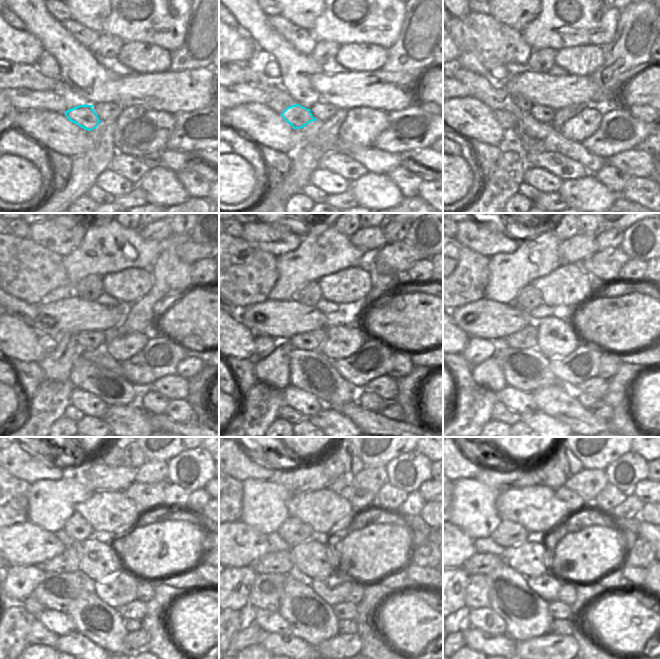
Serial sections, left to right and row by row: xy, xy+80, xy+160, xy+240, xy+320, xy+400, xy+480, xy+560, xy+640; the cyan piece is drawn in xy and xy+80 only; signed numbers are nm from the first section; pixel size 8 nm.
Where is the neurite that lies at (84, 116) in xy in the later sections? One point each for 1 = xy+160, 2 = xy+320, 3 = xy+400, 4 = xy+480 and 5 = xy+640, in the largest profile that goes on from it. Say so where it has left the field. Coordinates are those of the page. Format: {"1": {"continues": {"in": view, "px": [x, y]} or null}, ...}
{"1": {"continues": {"in": "xy+160", "px": [508, 121]}}, "2": {"continues": {"in": "xy+320", "px": [263, 346]}}, "3": {"continues": {"in": "xy+400", "px": [477, 350]}}, "4": {"continues": {"in": "xy+480", "px": [20, 581]}}, "5": {"continues": {"in": "xy+640", "px": [463, 577]}}}

